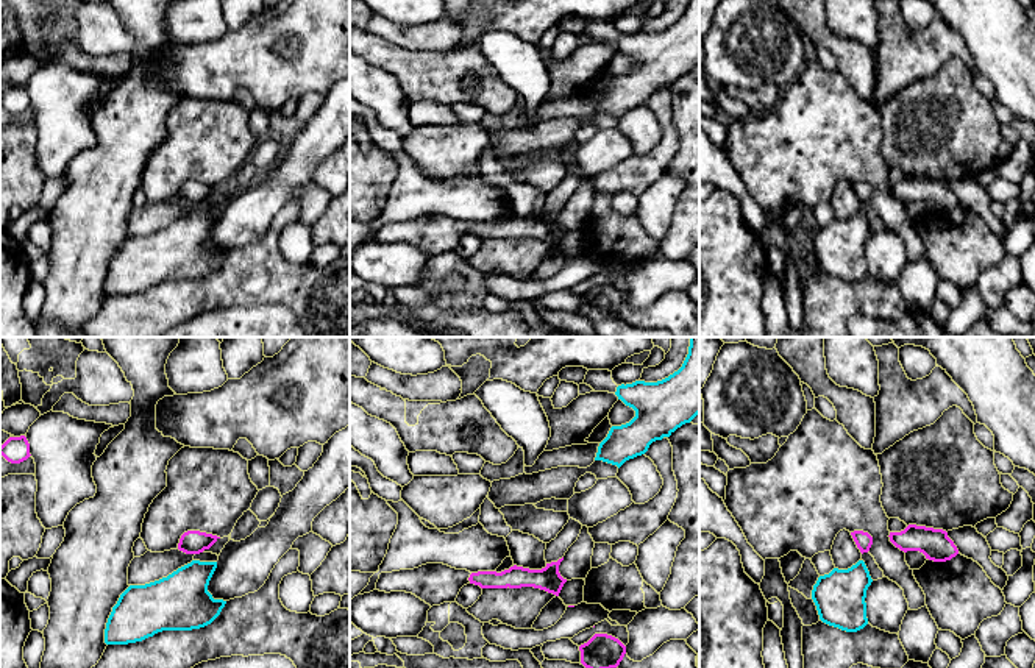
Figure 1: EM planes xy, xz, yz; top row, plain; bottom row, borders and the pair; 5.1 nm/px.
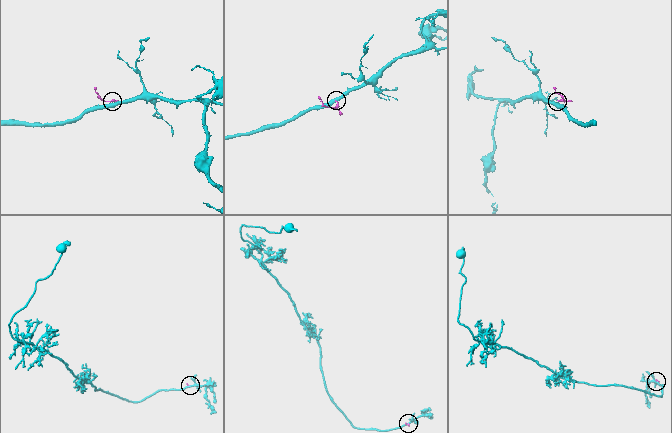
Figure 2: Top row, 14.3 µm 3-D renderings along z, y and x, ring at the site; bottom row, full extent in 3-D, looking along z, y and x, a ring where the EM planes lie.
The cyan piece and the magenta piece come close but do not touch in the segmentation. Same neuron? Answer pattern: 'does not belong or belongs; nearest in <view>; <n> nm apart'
does not belong; nearest in xy; 40 nm apart

